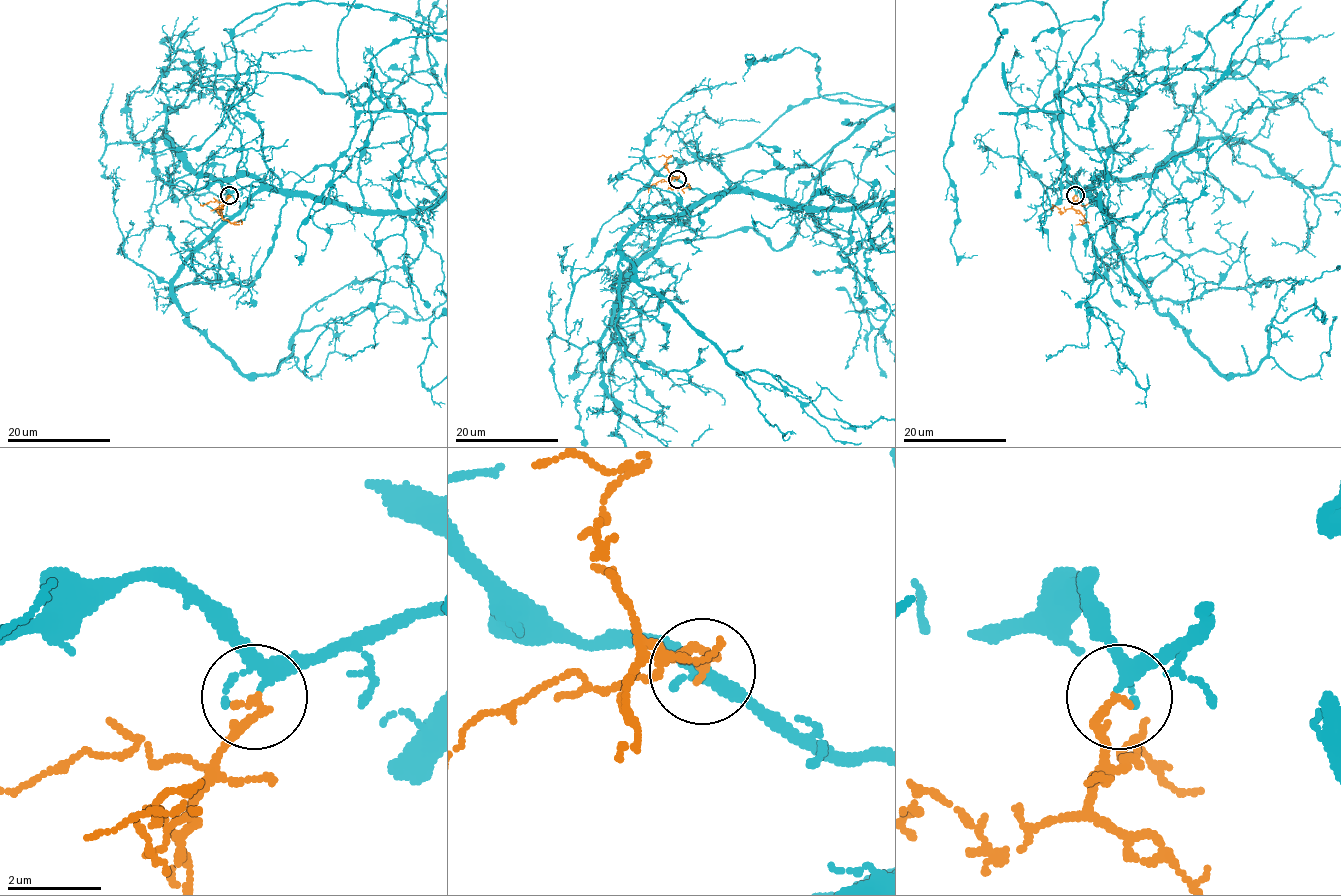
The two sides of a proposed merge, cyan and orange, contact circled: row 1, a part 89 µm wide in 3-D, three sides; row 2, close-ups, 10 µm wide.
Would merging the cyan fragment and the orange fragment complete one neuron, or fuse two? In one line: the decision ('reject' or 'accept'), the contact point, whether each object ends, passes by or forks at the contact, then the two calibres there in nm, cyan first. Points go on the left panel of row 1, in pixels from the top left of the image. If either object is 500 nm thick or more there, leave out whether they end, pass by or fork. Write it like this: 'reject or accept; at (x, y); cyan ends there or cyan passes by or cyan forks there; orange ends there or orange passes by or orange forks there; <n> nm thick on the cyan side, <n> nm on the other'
accept; at (229, 195); cyan forks there; orange ends there; 240 nm thick on the cyan side, 180 nm on the other

